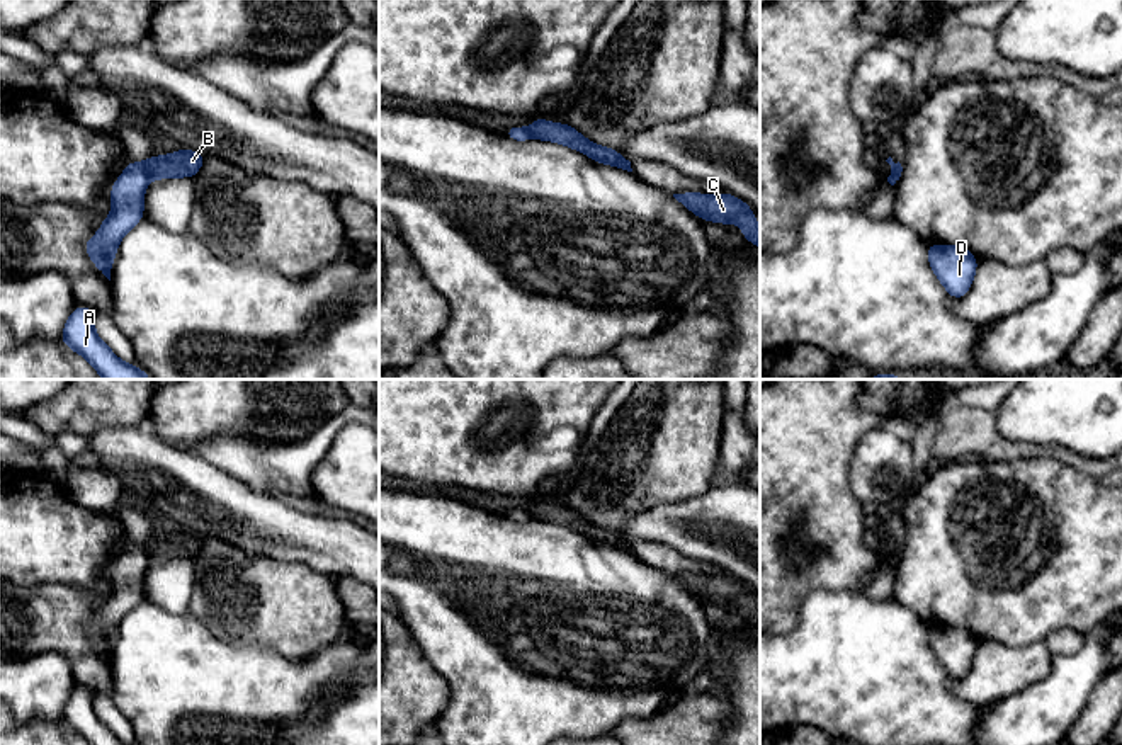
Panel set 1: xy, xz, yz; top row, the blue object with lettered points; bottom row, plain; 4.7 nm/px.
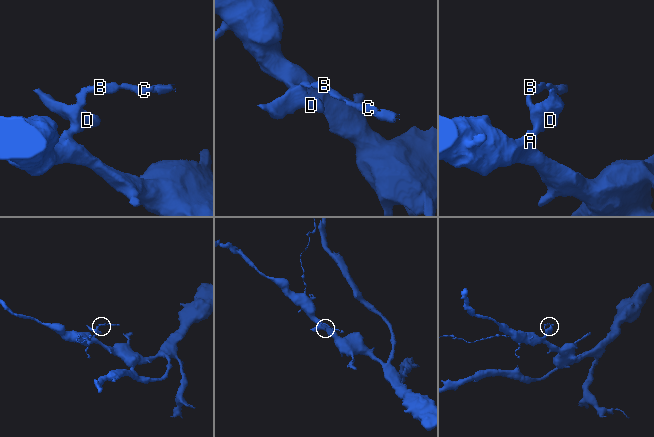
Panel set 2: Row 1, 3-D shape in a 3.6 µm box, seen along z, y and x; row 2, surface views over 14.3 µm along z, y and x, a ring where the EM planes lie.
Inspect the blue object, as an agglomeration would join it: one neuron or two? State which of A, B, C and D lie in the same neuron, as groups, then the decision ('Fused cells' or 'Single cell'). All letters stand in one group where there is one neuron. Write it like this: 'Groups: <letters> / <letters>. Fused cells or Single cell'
Groups: A D / B C. Fused cells

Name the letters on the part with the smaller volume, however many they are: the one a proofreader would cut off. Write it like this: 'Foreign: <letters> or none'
Foreign: B, C

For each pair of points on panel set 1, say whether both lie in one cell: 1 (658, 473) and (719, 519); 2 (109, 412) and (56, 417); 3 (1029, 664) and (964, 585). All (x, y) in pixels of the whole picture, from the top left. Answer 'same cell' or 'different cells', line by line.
1: different cells
2: same cell
3: different cells

